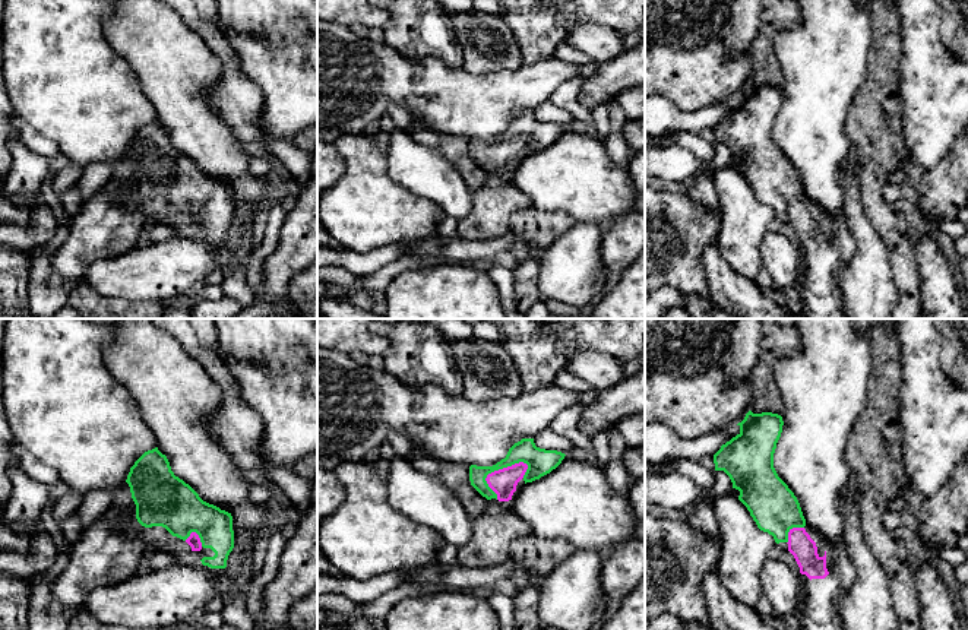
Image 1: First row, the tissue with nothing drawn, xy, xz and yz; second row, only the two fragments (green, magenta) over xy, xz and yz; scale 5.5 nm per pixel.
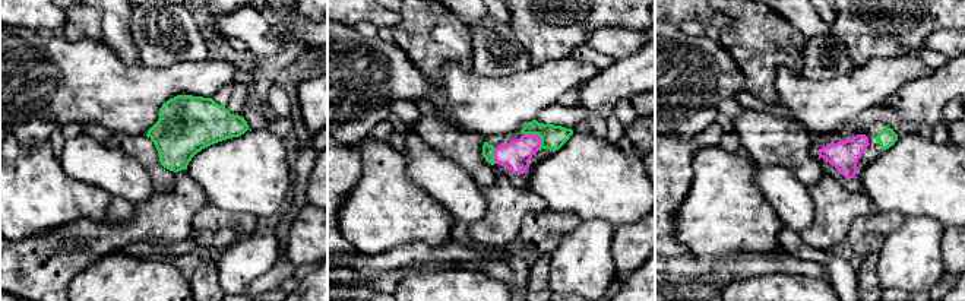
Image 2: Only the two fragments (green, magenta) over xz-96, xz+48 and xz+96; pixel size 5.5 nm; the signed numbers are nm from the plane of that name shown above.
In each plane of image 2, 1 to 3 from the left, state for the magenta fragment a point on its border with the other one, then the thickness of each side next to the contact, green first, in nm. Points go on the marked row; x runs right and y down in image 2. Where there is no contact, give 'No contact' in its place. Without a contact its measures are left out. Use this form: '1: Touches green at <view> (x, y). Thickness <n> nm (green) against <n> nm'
1: No contact
2: Touches green at xz+48 (537, 133). Thickness 130 nm (green) against 160 nm
3: No contact

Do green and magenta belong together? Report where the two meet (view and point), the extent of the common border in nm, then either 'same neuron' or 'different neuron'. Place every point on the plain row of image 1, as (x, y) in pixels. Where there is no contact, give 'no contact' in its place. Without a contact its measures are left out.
xz (494, 142) | 260 nm | same neuron

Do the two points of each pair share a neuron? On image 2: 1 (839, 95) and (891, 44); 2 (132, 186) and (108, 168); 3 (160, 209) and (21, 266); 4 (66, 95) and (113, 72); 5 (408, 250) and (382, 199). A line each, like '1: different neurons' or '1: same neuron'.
1: different neurons
2: same neuron
3: same neuron
4: same neuron
5: different neurons

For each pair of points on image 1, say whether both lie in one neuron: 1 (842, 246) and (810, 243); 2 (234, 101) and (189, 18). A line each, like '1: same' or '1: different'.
1: same
2: same

